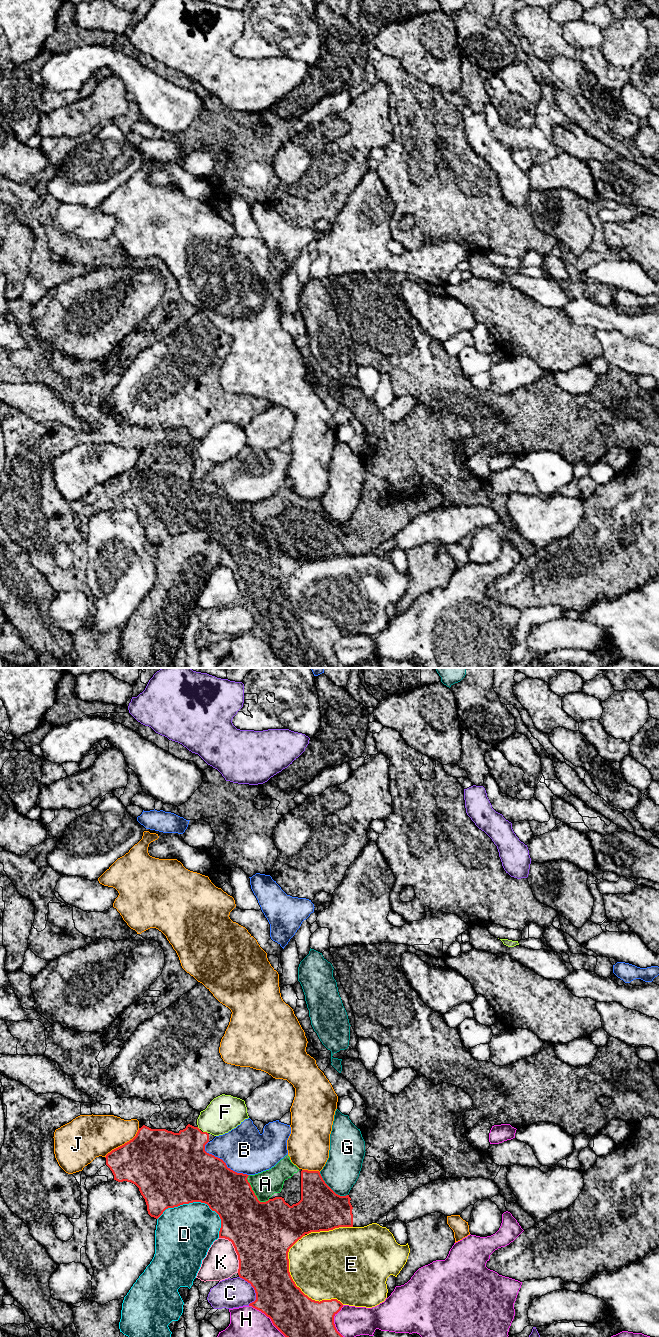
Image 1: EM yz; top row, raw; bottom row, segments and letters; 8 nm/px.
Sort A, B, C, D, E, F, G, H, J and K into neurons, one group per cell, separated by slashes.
A / B / C / D / E / F / G / H / J / K

